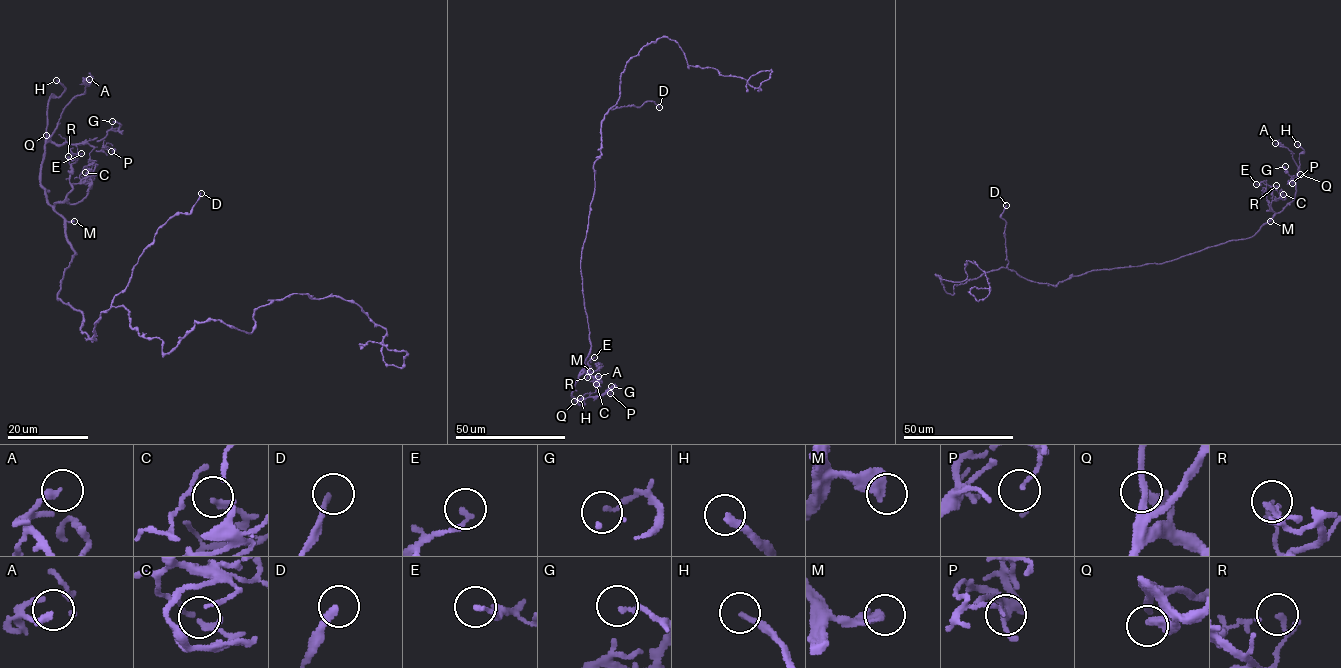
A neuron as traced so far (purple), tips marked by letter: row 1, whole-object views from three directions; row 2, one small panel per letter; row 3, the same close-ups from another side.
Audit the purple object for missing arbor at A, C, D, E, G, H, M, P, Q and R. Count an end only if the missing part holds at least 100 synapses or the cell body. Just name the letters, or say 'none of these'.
D, H

